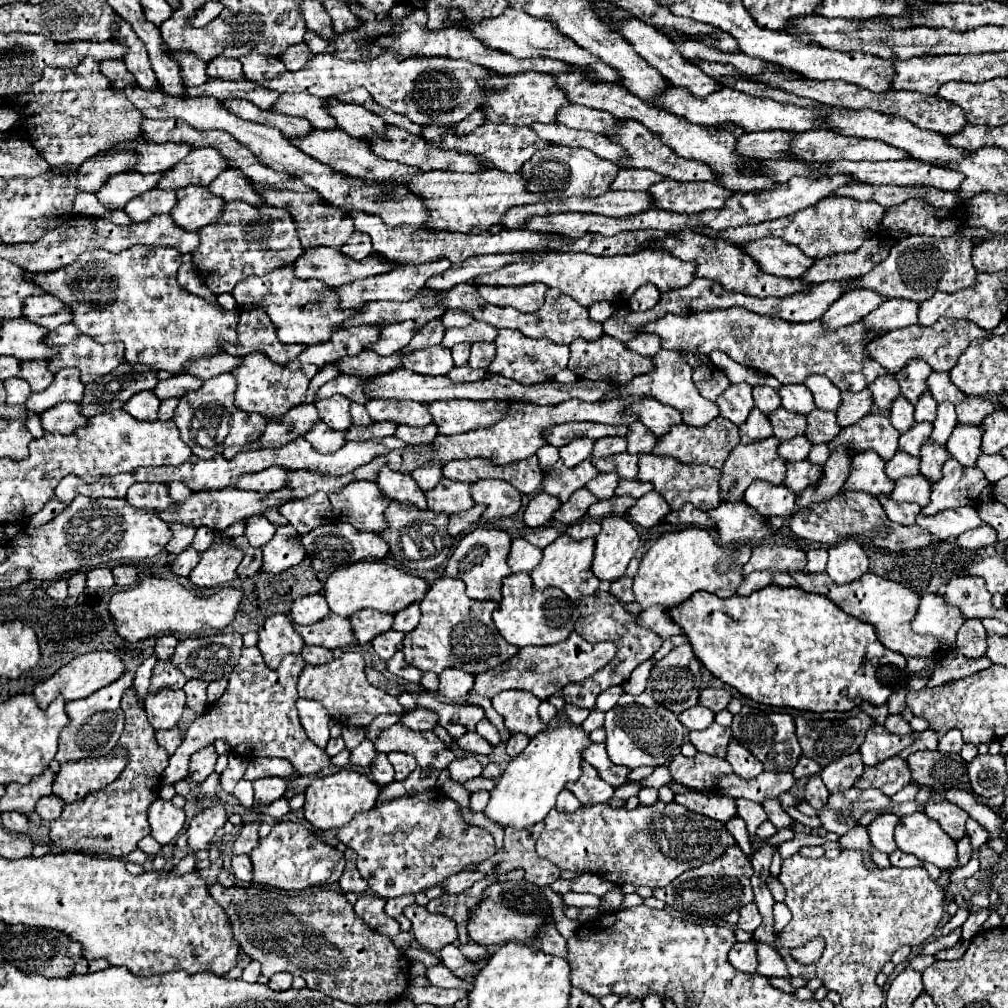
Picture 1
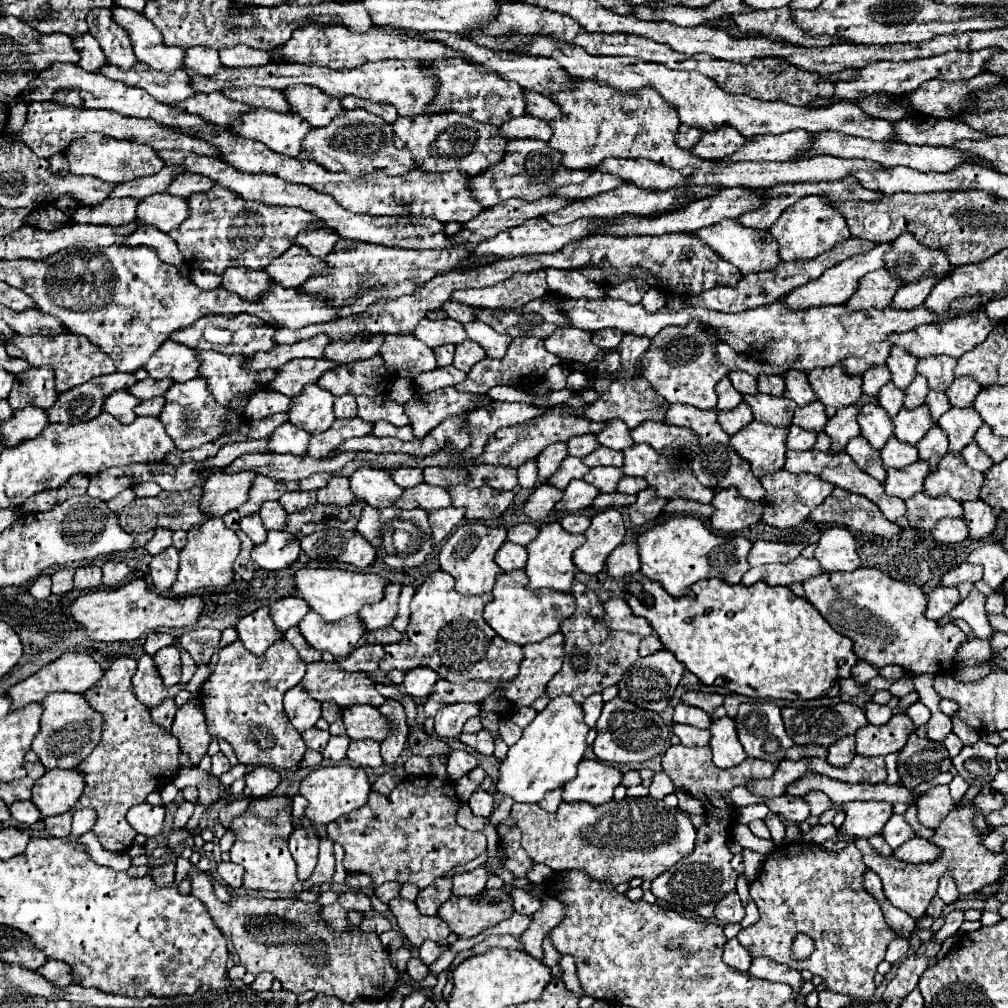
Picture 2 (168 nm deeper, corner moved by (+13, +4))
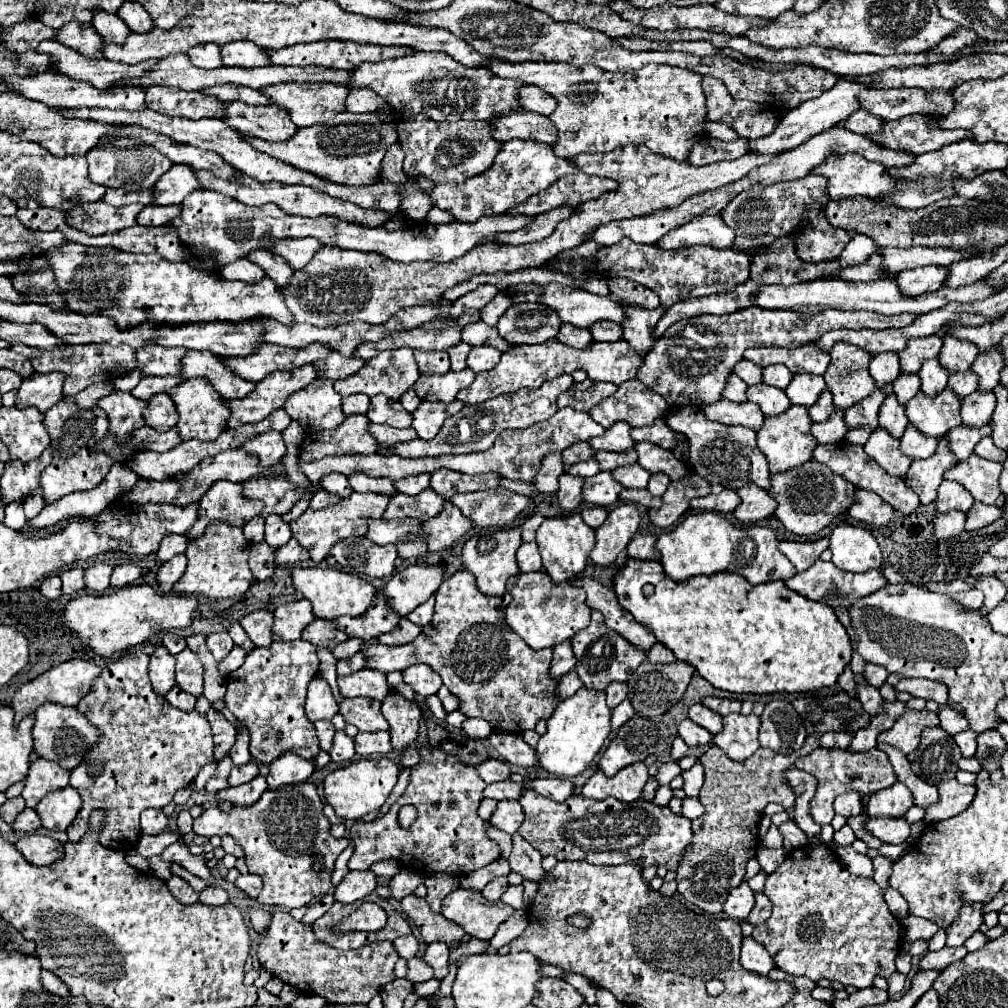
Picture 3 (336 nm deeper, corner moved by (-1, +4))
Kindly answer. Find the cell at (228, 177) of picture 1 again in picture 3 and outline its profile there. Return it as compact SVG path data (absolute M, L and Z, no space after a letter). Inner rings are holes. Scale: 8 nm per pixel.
M174 165L158 183L152 187L154 203L152 205L180 205L184 197L188 197L194 189L198 189L198 179L194 171L186 165Z

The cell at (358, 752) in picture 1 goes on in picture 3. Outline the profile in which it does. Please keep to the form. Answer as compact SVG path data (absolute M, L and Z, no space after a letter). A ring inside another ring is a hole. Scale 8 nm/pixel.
M336 731L334 741L332 741L332 749L330 749L330 757L334 763L346 763L356 755L354 751L354 739L350 739L344 731Z

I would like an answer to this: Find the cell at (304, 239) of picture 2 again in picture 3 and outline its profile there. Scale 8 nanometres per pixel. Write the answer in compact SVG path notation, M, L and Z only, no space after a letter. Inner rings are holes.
M282 239L282 243L274 243L274 249L270 249L274 255L286 259L286 263L290 263L290 267L300 269L304 267L314 251L318 251L322 247L322 243L318 243L318 239Z

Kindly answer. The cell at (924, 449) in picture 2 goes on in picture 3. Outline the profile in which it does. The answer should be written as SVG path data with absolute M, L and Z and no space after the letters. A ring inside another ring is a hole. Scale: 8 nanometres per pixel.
M986 423L982 427L966 427L966 425L958 425L952 431L948 431L946 437L950 437L950 447L952 453L958 457L958 461L968 459L974 453L976 443L992 433L992 425Z

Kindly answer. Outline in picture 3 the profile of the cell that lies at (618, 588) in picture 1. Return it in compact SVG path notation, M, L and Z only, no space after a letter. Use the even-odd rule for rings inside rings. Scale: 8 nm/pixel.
M638 533L638 535L630 541L630 545L628 545L628 557L658 561L658 551L656 551L654 543L656 543L656 535Z

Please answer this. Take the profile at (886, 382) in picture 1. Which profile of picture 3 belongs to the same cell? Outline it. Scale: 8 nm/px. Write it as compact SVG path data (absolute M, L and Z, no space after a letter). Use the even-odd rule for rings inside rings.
M882 353L874 355L870 361L870 375L882 387L888 387L900 375L900 361L896 353Z

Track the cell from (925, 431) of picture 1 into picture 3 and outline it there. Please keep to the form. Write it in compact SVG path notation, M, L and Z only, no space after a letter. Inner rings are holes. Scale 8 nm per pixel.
M948 387L934 397L918 391L918 395L906 403L906 415L910 423L914 423L924 435L938 439L962 423L960 399Z

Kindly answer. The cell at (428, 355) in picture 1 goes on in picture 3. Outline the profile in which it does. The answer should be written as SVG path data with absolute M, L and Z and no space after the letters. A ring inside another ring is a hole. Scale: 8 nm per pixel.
M414 351L414 357L422 375L442 375L450 371L450 359L446 351Z

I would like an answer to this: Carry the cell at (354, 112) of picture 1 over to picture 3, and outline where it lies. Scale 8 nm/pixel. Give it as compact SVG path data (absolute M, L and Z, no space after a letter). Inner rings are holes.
M282 83L274 87L262 87L260 91L272 101L272 105L288 111L296 127L310 127L314 123L326 123L336 113L342 113L346 109L344 99L350 89L336 83Z

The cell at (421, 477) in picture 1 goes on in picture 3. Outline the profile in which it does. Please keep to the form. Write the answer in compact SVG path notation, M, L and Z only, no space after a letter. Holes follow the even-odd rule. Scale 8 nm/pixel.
M422 473L422 475L412 475L412 477L406 477L406 479L400 479L396 481L396 491L398 493L404 493L404 495L418 495L420 491L424 491L430 483L430 475L428 473Z

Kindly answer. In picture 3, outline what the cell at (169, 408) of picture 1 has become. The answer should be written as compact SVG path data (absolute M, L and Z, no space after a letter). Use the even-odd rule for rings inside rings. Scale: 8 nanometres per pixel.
M158 393L148 401L148 407L144 409L144 421L148 427L156 431L168 431L176 427L178 423L178 413L172 403L172 399L166 393Z

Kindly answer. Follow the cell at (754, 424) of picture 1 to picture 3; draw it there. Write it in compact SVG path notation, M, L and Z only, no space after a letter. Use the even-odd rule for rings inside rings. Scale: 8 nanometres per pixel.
M722 397L722 399L718 399L718 403L706 405L702 409L702 413L710 421L718 421L724 425L744 425L754 431L758 431L764 423L764 415L760 411L760 407L750 401L748 403L732 403Z

